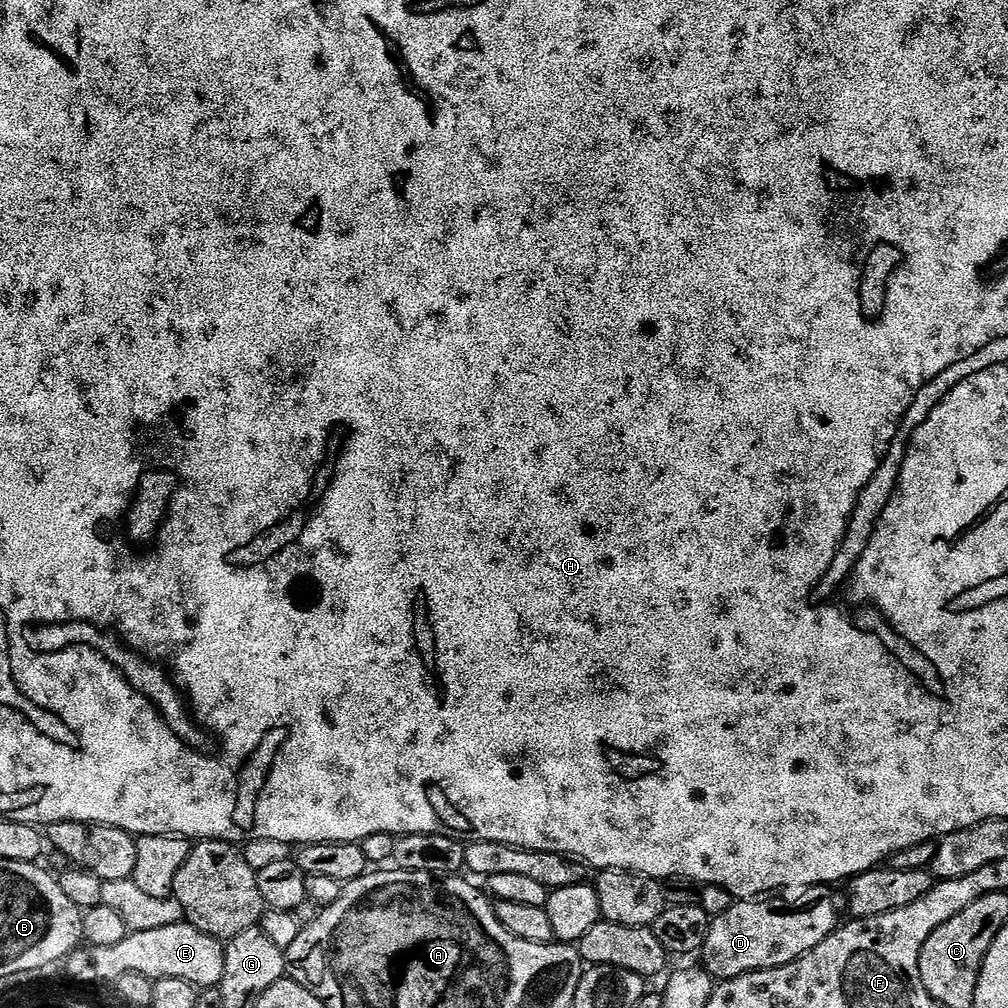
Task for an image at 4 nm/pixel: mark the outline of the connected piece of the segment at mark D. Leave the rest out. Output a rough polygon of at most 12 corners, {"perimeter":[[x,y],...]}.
{"perimeter":[[828,886],[711,917],[721,981],[794,962],[840,927]]}

